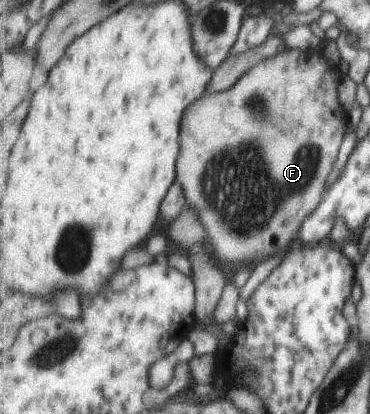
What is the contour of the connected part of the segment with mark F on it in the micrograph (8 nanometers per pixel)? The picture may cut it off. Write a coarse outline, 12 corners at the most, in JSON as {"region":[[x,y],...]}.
{"region":[[260,59],[183,115],[178,183],[223,262],[296,244],[347,71]]}

